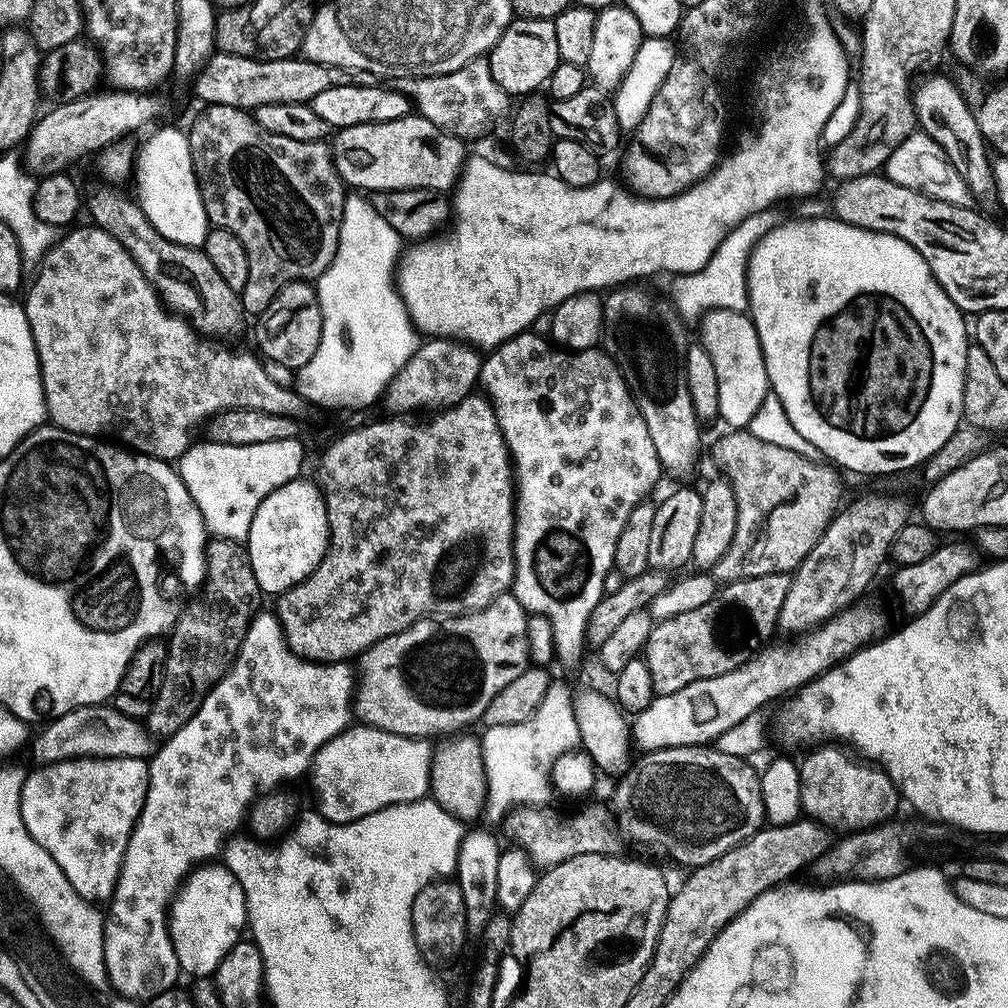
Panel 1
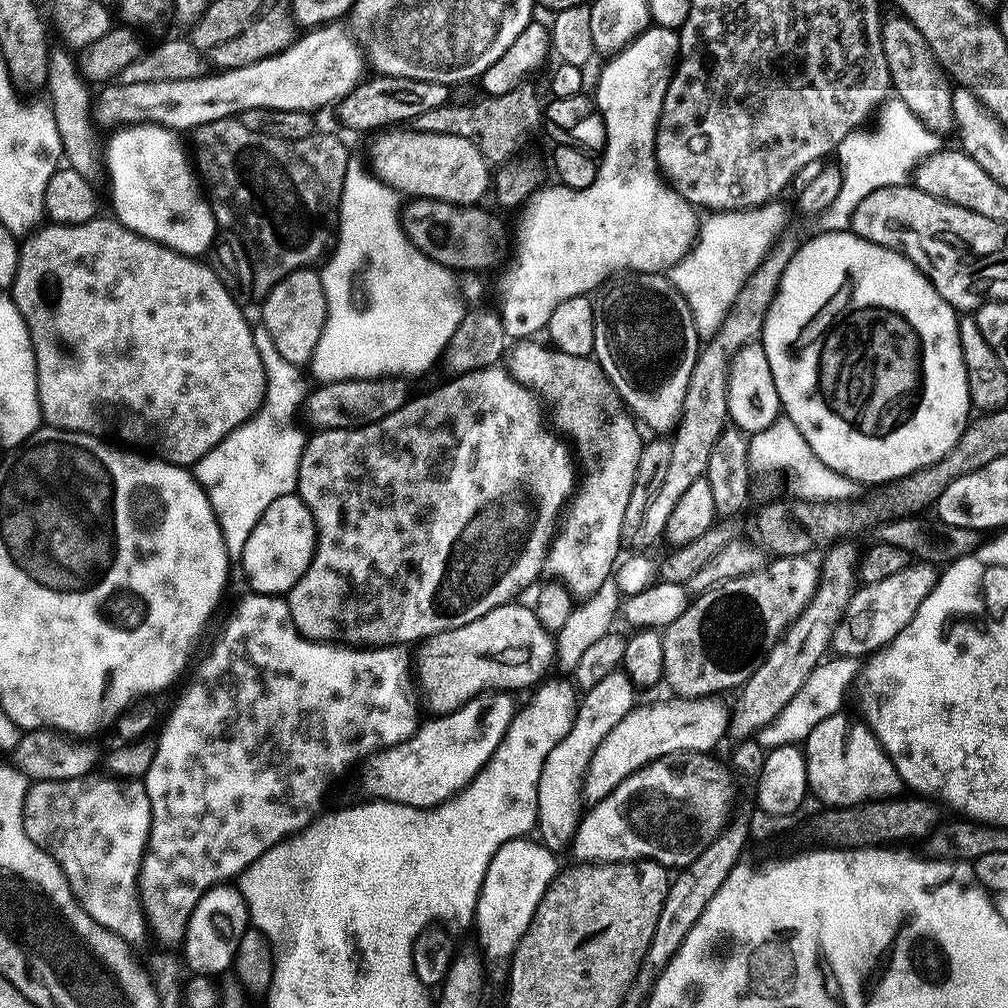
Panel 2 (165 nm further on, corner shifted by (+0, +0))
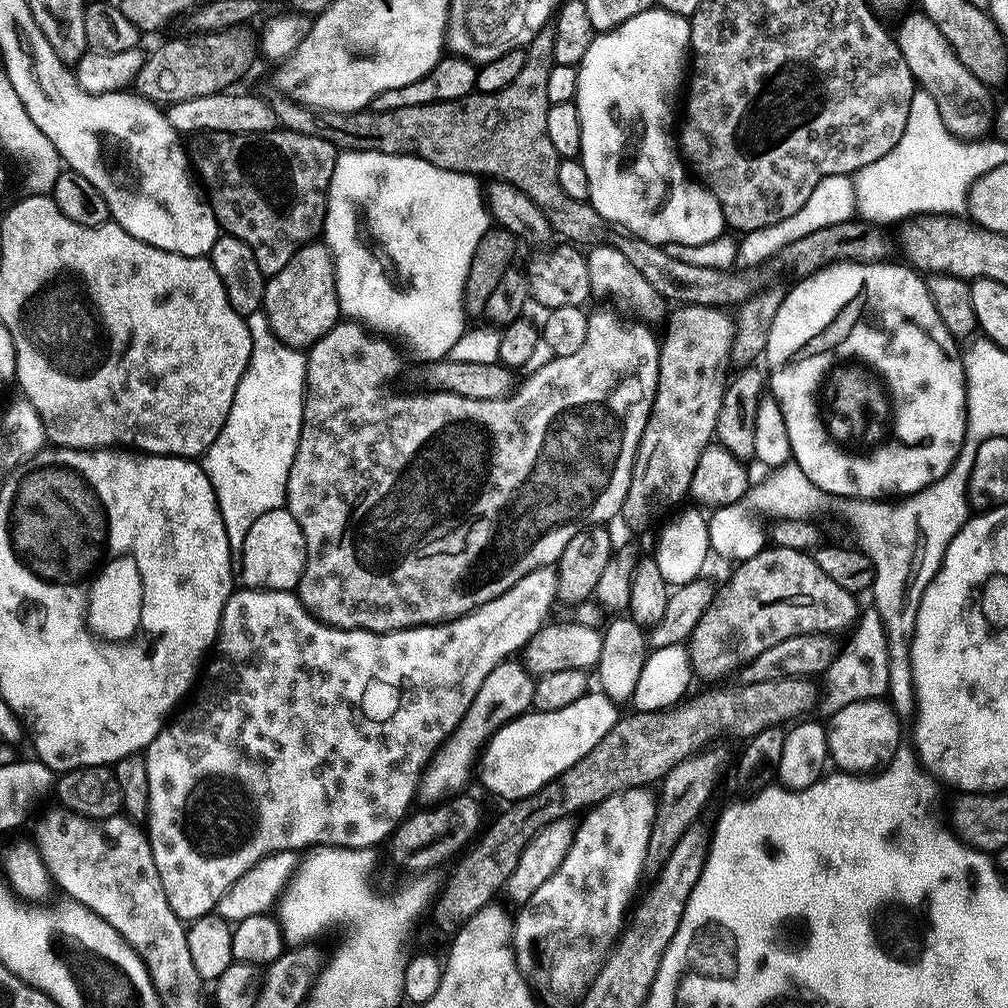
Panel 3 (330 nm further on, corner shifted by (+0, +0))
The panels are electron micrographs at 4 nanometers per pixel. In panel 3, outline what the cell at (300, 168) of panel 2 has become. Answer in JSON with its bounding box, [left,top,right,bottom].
[186,130,338,278]

